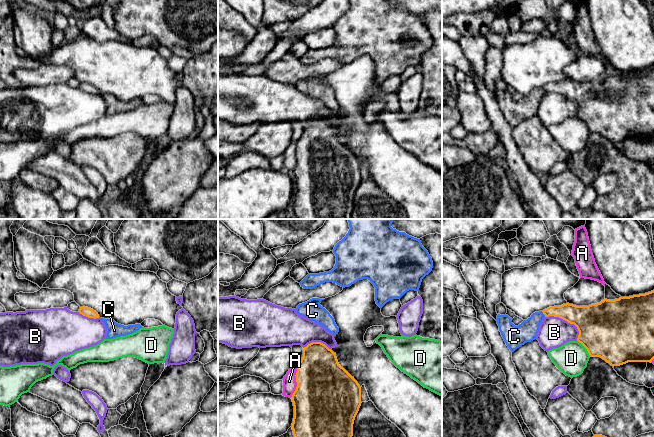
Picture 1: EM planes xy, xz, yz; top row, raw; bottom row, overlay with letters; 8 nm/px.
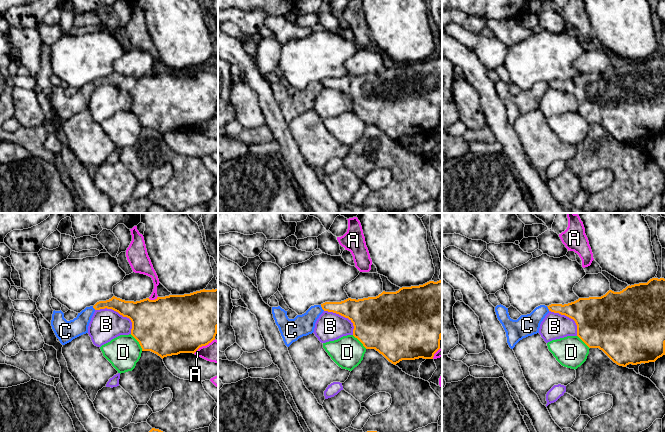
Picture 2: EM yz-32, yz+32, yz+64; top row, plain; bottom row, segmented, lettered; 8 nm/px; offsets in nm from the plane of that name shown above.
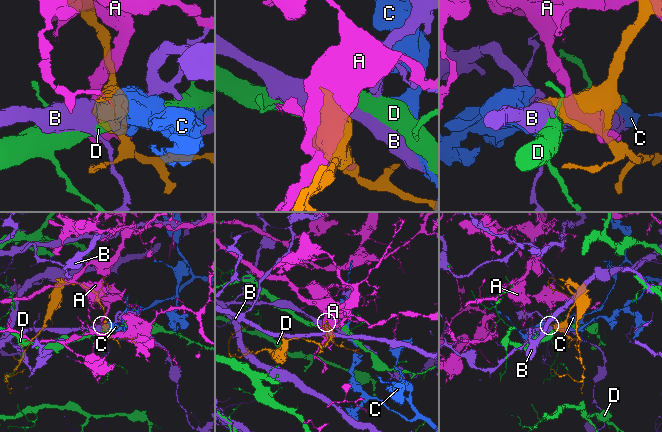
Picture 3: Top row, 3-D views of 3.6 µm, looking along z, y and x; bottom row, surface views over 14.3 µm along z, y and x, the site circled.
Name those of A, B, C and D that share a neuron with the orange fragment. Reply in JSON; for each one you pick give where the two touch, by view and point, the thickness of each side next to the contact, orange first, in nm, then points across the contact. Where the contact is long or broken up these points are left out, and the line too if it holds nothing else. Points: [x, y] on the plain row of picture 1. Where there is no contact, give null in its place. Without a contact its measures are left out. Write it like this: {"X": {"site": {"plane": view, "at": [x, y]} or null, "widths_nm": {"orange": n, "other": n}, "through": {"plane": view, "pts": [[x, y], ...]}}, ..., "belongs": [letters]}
{"belongs": []}

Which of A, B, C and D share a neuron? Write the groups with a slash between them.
A / B / C / D

